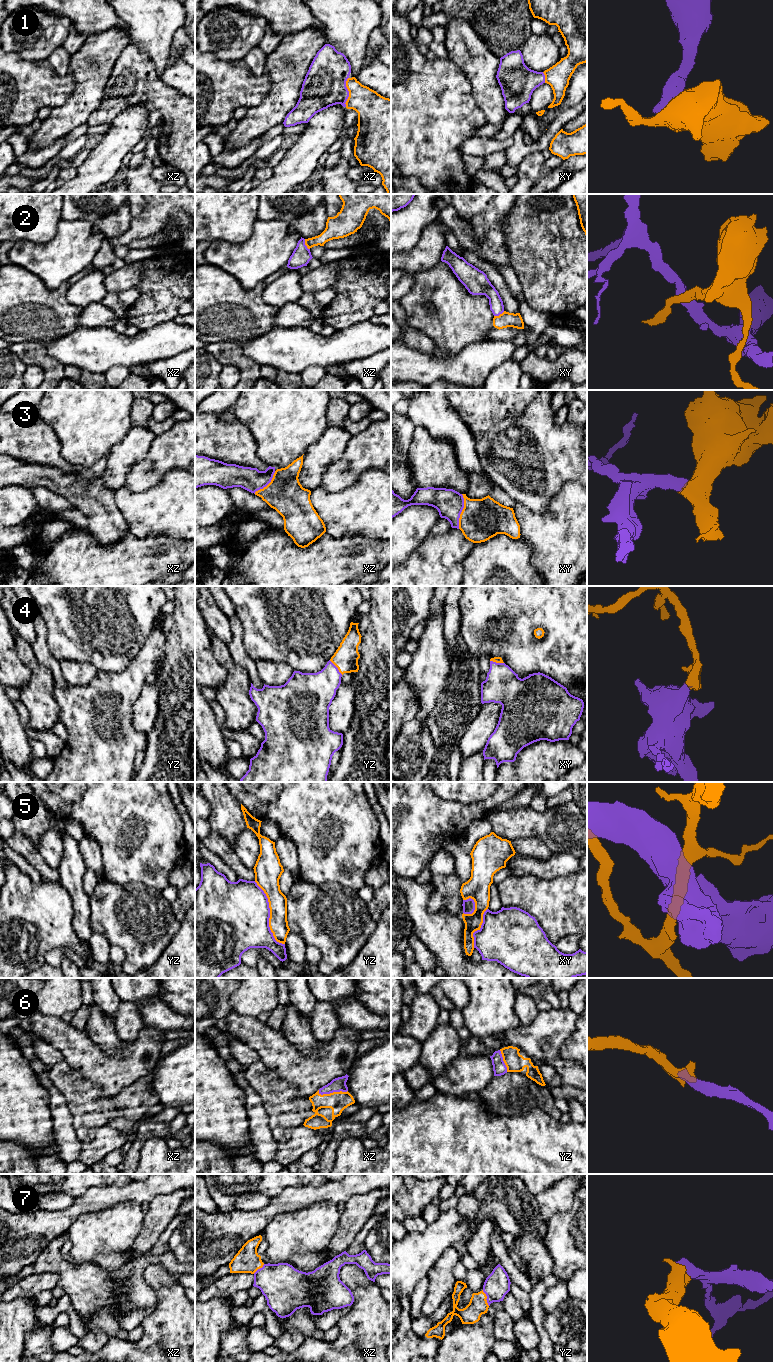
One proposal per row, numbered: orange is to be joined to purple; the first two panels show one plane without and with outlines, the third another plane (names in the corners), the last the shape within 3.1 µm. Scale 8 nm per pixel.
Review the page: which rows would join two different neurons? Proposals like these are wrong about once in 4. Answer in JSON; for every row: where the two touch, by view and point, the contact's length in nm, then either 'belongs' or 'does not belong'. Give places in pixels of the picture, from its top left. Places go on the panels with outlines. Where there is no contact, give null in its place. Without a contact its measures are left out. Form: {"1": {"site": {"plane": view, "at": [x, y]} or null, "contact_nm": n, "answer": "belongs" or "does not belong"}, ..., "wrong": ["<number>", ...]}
{"1": {"site": {"plane": "xz", "at": [348, 92]}, "contact_nm": 240, "answer": "belongs"}, "2": {"site": {"plane": "xz", "at": [304, 244]}, "contact_nm": 100, "answer": "does not belong"}, "3": {"site": {"plane": "xy", "at": [461, 511]}, "contact_nm": 280, "answer": "belongs"}, "4": {"site": {"plane": "yz", "at": [336, 667]}, "contact_nm": 160, "answer": "belongs"}, "5": {"site": {"plane": "yz", "at": [269, 915]}, "contact_nm": 550, "answer": "does not belong"}, "6": {"site": {"plane": "xz", "at": [332, 1092]}, "contact_nm": 240, "answer": "belongs"}, "7": {"site": {"plane": "yz", "at": [487, 1298]}, "contact_nm": 140, "answer": "belongs"}, "wrong": ["2", "5"]}

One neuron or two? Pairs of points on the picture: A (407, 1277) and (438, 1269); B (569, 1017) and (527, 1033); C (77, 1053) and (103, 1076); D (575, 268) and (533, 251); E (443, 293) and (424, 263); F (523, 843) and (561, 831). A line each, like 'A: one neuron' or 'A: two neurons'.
A: two neurons
B: one neuron
C: one neuron
D: one neuron
E: two neurons
F: two neurons

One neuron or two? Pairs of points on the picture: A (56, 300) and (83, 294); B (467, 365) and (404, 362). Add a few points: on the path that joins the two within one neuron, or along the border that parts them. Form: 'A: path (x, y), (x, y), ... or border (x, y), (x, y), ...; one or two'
A: border (70, 284), (66, 299), (74, 306), (82, 309); two
B: path (451, 366), (420, 366); one

